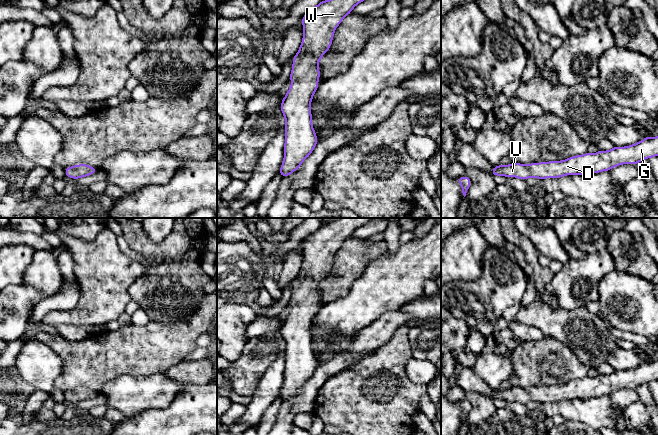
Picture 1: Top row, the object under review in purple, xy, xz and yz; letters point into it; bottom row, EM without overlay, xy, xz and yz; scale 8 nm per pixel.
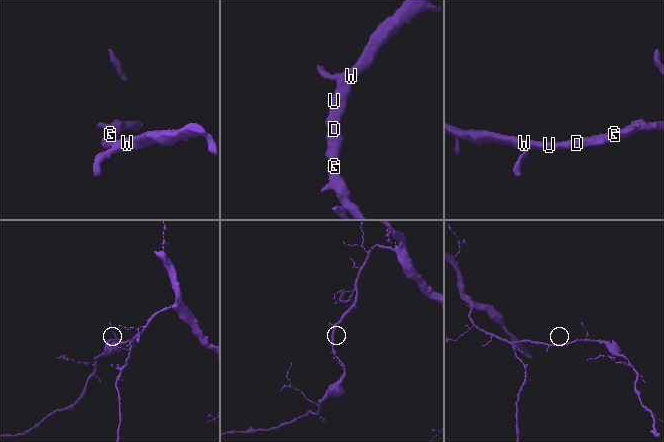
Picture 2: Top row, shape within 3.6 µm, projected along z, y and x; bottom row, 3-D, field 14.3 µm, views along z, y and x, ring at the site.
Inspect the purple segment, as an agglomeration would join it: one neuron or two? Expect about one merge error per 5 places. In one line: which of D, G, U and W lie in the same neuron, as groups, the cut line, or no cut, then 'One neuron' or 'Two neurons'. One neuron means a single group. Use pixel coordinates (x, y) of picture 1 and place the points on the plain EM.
Groups: D G U W. No split. One neuron

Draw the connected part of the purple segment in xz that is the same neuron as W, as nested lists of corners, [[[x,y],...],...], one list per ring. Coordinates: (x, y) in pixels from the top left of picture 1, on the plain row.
[[[338,218],[336,221],[321,225],[302,241],[303,263],[297,278],[293,281],[292,295],[289,303],[293,306],[283,322],[280,332],[285,341],[284,384],[279,398],[289,400],[296,395],[303,385],[314,374],[318,362],[312,350],[310,329],[315,315],[319,311],[317,306],[321,297],[318,293],[319,284],[330,273],[334,255],[343,242],[352,236],[359,227],[368,223],[372,218]]]

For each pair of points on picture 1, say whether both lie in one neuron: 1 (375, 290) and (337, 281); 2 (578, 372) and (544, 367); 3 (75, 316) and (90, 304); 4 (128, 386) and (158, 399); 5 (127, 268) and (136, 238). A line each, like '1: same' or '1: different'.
1: different
2: same
3: same
4: same
5: different

